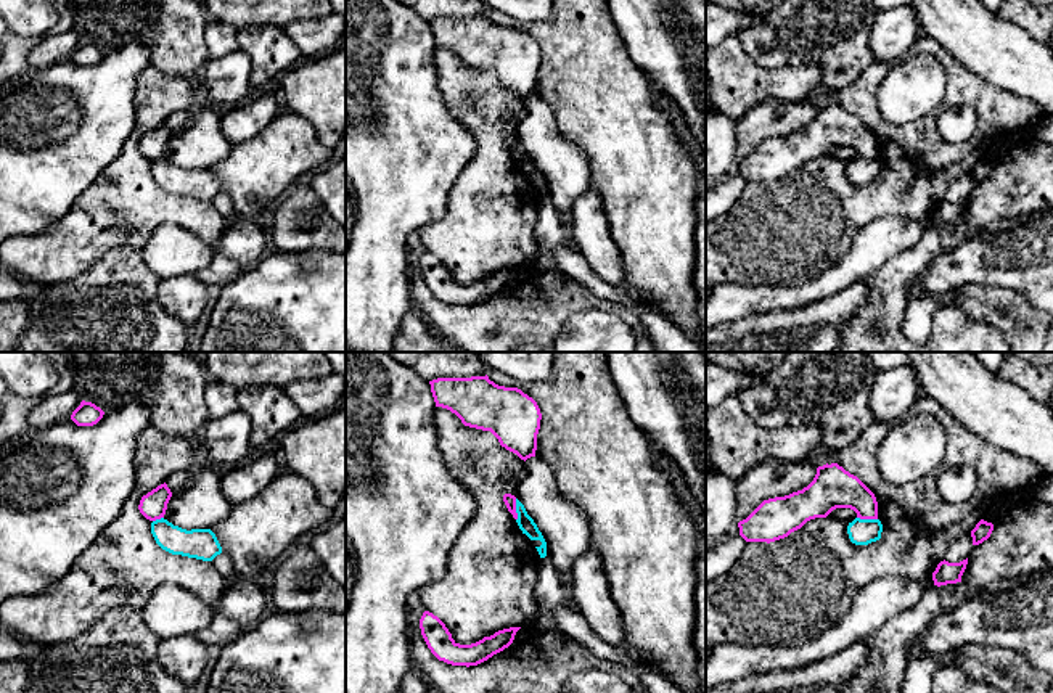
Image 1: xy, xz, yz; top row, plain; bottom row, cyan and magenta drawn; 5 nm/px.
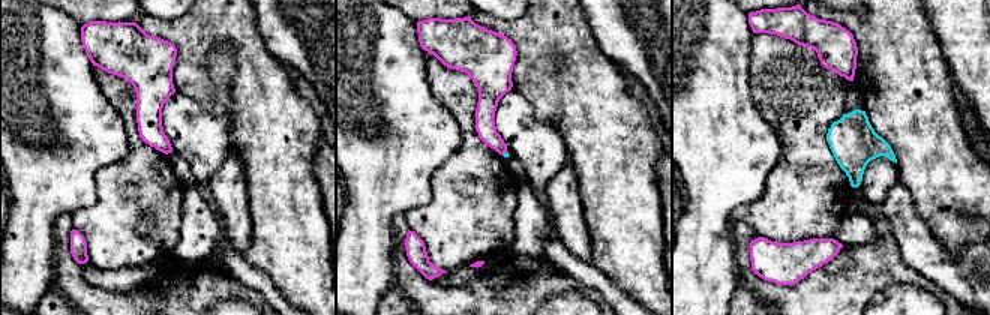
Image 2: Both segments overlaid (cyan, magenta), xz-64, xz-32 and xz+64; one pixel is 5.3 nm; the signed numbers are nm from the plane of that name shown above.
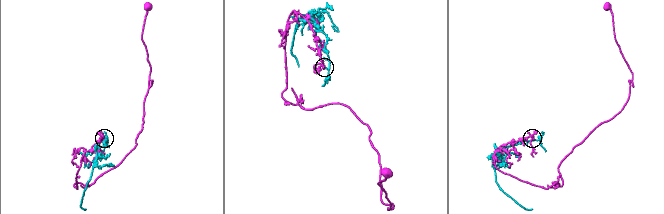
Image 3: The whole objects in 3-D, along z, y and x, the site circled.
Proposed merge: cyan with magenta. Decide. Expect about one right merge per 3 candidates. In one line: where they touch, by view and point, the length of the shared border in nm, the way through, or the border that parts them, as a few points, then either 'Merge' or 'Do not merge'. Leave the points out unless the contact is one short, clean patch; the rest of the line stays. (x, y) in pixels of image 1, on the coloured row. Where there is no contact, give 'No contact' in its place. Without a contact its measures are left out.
Touches cyan at xz (516, 510). Shared border 110 nm. Boundary: xz (515, 499), (516, 520). Do not merge

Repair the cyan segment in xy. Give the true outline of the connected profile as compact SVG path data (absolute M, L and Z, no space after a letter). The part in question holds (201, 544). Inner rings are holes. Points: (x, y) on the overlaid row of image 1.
M161 518L151 523L156 543L172 553L203 561L212 561L222 553L222 547L211 529L182 529Z

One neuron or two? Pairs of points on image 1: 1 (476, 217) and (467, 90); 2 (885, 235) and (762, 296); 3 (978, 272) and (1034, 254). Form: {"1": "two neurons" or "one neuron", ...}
{"1": "one neuron", "2": "one neuron", "3": "one neuron"}

